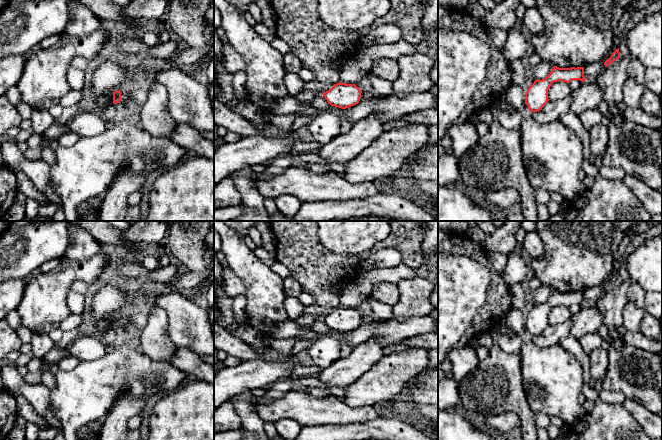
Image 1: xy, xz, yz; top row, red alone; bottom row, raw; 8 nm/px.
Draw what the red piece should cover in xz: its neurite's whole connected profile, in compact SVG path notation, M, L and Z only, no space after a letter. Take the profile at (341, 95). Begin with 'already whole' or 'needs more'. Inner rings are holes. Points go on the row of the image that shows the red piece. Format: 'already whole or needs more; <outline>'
already whole; M339 82L322 95L331 106L346 109L359 103L361 93L355 84Z

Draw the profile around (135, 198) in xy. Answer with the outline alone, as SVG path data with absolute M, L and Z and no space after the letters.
M135 191L128 197L128 204L130 206L139 206L142 201L142 192Z

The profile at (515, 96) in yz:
M512 83L507 92L502 96L501 100L506 102L510 107L519 111L525 104L525 92L521 86Z

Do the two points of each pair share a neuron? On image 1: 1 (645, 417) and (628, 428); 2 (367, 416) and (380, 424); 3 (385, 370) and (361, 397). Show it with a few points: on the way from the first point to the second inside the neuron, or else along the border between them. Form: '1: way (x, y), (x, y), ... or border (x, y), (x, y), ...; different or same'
1: border (621, 405), (644, 429); different
2: border (380, 415), (366, 422), (350, 424); different
3: way (381, 377), (368, 390); same

